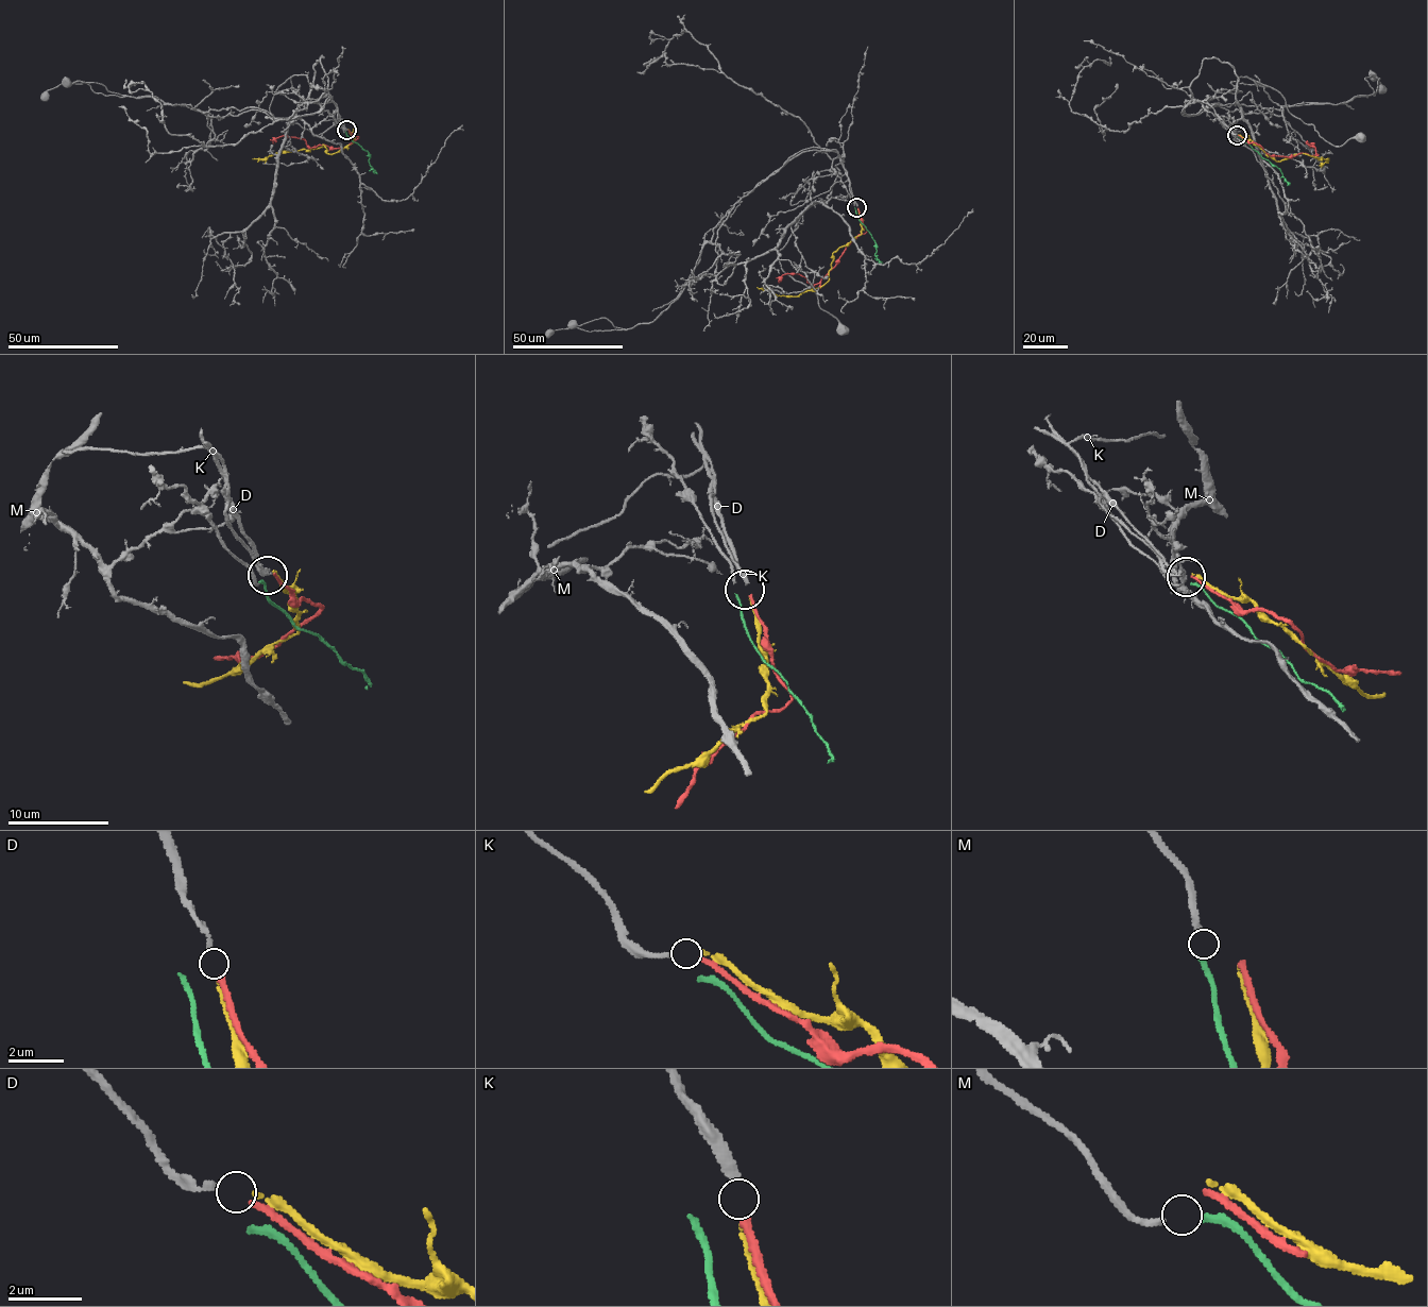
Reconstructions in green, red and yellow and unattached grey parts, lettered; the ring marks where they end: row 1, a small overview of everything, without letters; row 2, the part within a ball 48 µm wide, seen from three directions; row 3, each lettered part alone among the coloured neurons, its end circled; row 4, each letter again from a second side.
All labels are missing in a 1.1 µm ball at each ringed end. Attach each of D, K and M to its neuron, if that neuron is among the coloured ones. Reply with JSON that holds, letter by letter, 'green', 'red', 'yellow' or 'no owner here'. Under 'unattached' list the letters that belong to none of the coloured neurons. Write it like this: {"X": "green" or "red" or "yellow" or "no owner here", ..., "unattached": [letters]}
{"D": "yellow", "K": "red", "M": "no owner here", "unattached": ["M"]}

